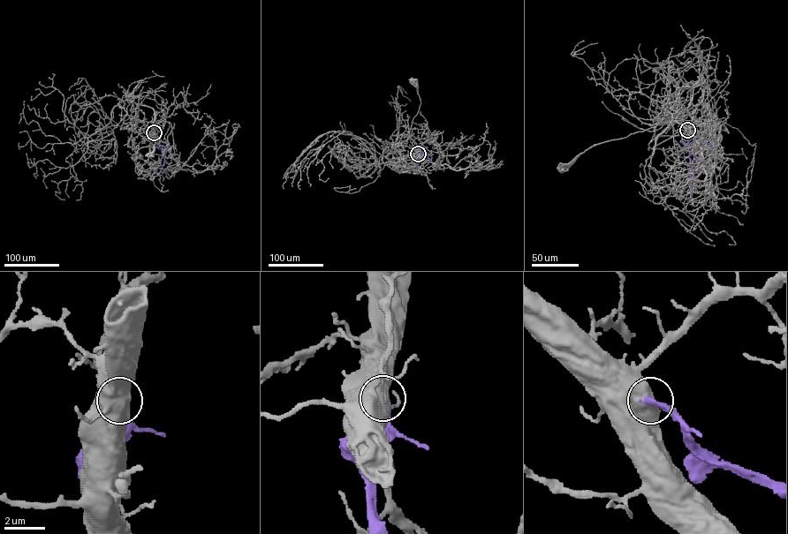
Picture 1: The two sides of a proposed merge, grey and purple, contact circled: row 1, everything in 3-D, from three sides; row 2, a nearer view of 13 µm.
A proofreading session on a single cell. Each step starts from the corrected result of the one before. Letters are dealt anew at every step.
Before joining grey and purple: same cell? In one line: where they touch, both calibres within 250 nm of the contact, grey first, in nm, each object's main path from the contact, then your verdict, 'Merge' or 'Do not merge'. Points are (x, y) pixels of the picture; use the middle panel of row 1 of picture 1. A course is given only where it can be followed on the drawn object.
Place: (418, 154). Thickness 1050 nm (grey) against 400 nm. Course of grey: (418, 154), (417, 146), (409, 134), (420, 103), (417, 86), (412, 80). Course of purple: (418, 154), (417, 161), (420, 154), (428, 155), (423, 155). Do not merge

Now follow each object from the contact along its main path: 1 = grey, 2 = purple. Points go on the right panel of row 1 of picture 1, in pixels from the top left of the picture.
1: (687, 130), (675, 122), (665, 121), (623, 138), (594, 144), (571, 164), (562, 168)
2: (687, 130), (699, 139), (693, 140), (688, 147), (691, 199)

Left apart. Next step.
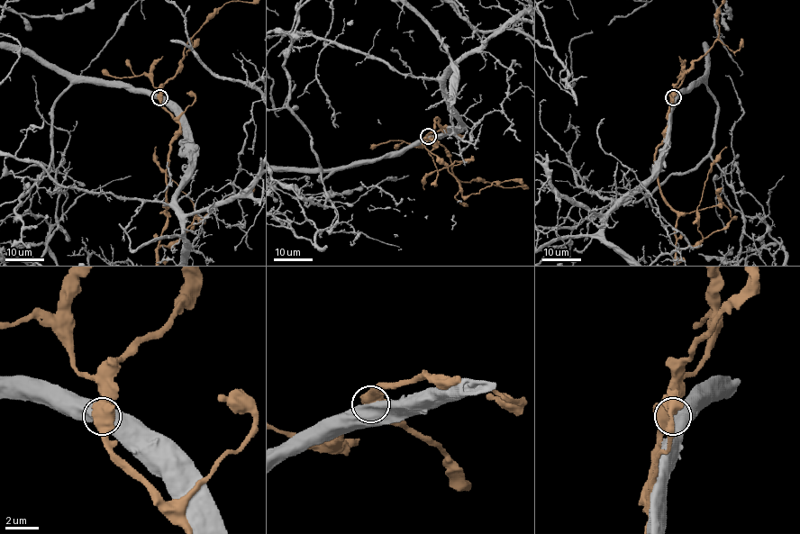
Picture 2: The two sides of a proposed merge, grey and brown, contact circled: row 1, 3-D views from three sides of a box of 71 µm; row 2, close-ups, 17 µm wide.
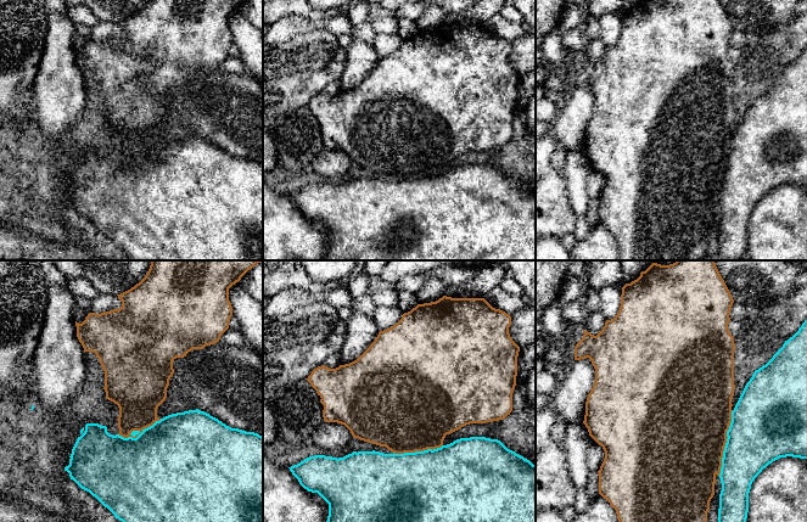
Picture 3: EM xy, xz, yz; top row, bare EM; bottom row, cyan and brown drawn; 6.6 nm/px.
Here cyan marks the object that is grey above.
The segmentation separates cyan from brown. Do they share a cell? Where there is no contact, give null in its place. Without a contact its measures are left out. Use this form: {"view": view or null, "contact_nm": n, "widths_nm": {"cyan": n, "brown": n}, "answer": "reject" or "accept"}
{"view": "yz", "contact_nm": 460, "widths_nm": {"cyan": 420, "brown": 500}, "answer": "reject"}

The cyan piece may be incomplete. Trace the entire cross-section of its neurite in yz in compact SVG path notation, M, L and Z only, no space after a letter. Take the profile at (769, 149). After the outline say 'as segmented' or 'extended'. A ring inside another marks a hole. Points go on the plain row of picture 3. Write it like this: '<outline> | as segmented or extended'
M807 47L766 92L753 100L732 139L727 164L719 201L722 218L718 251L723 260L745 260L749 220L755 206L763 196L780 185L807 186Z | as segmented

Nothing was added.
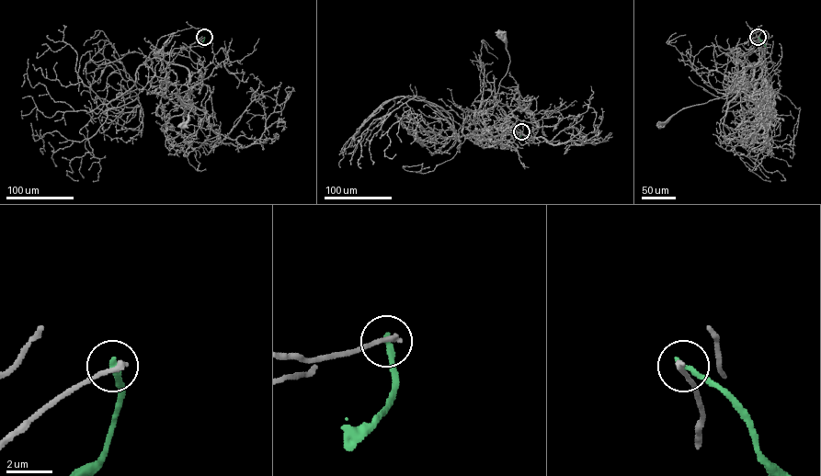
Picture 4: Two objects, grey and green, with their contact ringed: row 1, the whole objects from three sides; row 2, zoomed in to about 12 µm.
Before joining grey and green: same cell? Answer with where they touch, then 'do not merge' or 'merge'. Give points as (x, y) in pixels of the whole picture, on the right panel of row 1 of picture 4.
(758, 37) | do not merge

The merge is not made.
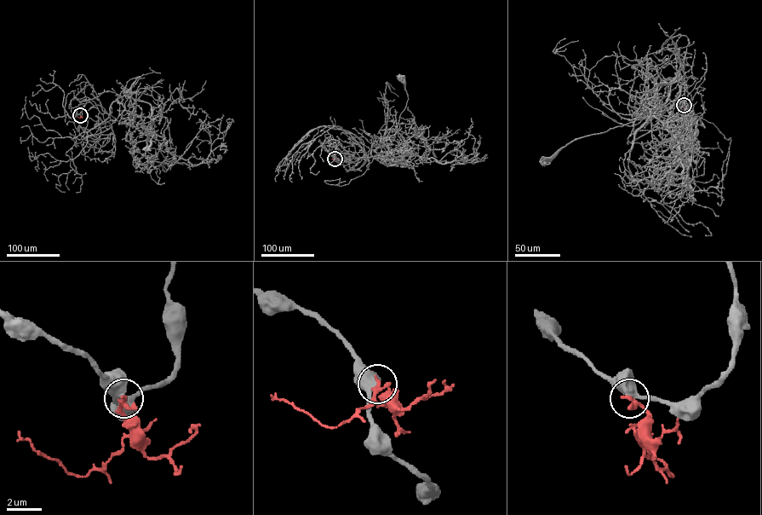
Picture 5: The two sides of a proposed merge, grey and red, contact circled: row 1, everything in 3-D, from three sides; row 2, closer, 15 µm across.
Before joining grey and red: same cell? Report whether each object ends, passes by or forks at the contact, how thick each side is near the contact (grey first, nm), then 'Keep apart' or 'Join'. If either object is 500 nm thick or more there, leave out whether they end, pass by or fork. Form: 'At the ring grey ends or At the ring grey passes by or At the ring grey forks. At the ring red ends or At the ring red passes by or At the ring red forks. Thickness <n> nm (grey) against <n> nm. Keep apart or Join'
At the ring grey passes by. At the ring red ends. Thickness 440 nm (grey) against 320 nm. Keep apart

